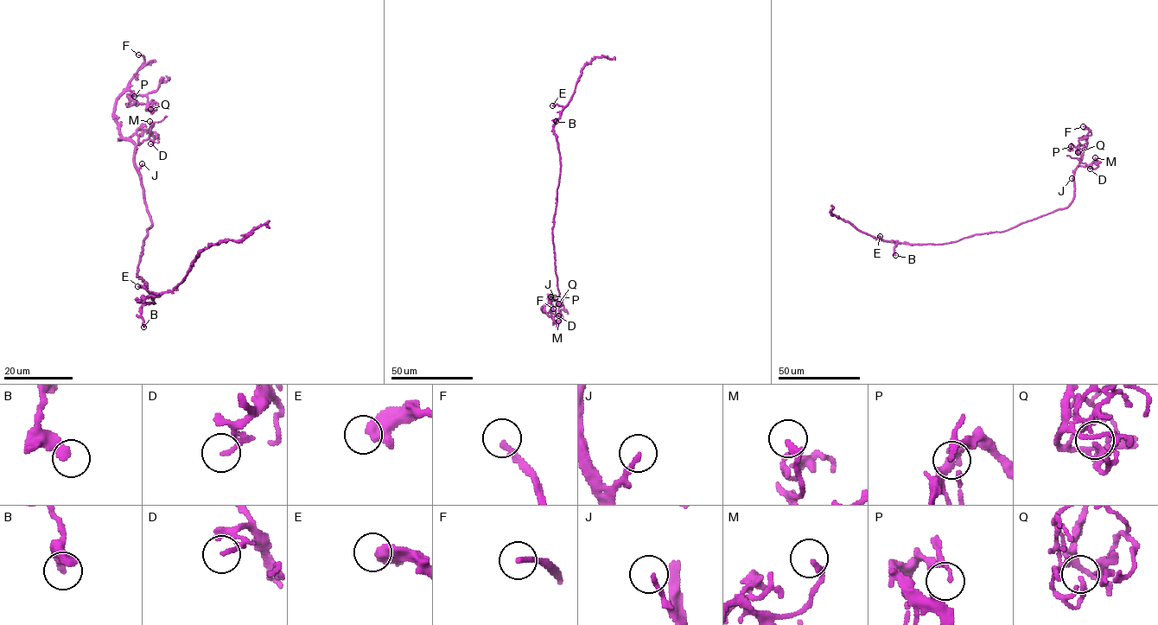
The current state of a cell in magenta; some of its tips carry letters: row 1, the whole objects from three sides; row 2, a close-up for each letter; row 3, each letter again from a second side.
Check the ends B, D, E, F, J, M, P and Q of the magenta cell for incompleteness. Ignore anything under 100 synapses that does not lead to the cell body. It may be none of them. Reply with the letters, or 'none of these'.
F

